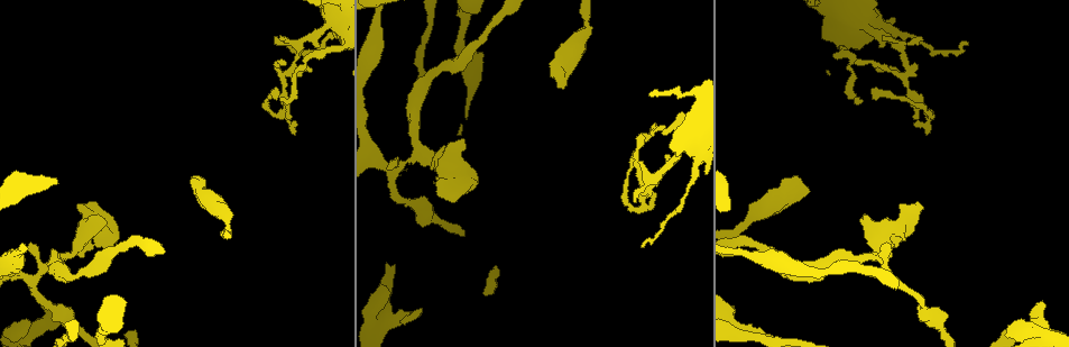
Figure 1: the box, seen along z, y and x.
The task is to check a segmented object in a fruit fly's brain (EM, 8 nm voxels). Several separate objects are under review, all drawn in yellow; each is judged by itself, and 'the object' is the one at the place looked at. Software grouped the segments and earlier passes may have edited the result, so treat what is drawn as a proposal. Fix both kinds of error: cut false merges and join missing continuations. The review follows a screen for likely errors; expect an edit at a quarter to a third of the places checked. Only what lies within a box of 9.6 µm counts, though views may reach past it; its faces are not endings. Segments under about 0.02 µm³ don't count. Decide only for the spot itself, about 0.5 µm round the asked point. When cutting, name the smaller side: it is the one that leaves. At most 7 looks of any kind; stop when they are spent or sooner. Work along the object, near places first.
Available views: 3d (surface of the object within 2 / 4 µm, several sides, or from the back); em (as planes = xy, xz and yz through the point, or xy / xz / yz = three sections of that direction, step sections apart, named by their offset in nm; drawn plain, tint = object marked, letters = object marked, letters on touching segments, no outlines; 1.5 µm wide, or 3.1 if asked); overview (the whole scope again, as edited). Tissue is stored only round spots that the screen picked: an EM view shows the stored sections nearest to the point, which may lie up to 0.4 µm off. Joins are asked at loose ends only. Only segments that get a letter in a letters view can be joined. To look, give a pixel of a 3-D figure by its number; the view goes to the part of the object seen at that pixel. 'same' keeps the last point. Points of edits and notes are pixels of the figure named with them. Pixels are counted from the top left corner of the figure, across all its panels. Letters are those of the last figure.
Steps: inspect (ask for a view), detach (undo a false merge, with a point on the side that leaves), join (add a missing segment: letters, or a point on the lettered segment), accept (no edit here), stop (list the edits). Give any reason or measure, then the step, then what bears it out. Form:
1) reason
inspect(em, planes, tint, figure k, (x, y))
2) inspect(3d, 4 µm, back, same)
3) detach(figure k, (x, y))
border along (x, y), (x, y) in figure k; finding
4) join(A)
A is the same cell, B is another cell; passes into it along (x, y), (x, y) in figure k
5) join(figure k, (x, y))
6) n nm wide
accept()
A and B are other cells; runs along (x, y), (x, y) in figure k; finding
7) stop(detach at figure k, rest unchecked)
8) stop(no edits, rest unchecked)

inspect(em, xz, step 4, tint, figure 1, (804, 192))

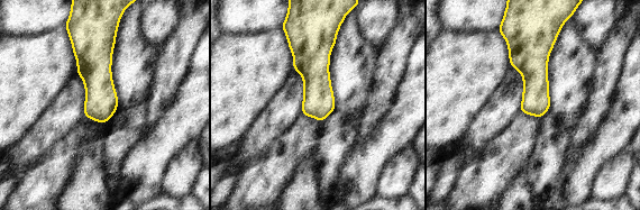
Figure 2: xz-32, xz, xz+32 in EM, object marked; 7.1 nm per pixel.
inspect(em, planes, letters, same)

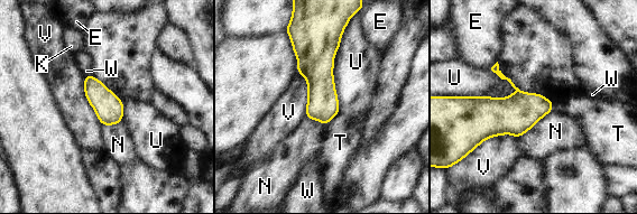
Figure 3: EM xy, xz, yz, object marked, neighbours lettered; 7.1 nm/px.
accept()
E, K, N, T, U, V and W are other cells; border along (552, 111), (543, 115), (519, 136) in figure 3; none of them fits

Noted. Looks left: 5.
long arm stops here
inspect(3d, 4 µm, back, figure 1, (644, 247))

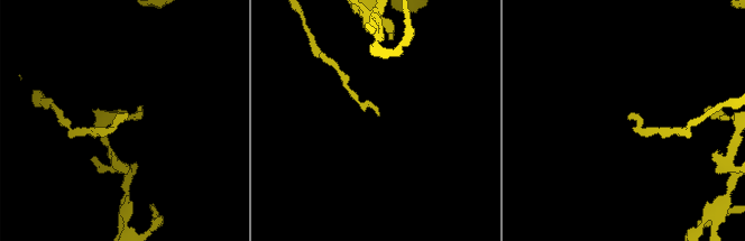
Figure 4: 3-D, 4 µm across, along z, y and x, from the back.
inspect(em, xy, step 4, plain, figure 4, (627, 119))

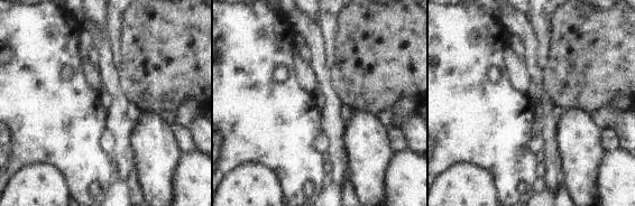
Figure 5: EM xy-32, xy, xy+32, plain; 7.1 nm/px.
see the neighbours
inspect(em, xy, step 4, letters, same)

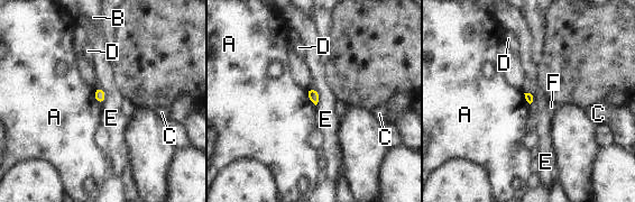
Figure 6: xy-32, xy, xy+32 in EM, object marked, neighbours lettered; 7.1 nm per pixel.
accept()
A, B, C, D, E and F are other cells; border along (94, 86), (94, 99), (101, 104) in figure 6; none of them fits

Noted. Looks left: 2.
three arms meet
inspect(em, yz, step 8, letters, figure 1, (29, 278))

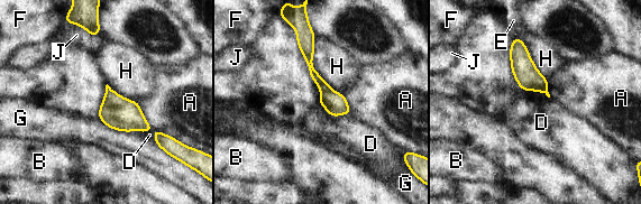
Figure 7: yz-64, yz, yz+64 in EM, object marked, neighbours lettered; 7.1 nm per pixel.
inspect(em, planes, letters, same)

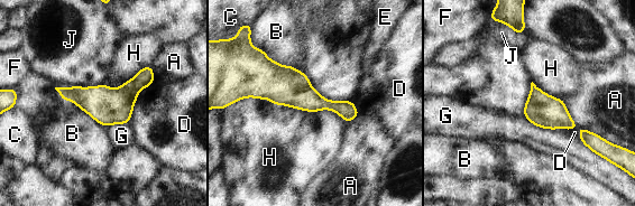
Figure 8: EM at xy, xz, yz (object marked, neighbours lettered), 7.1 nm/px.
detach(figure 8, (107, 105))
A, B, C, D, E, F, G, H and J are other cells; the part that leaves runs along (249, 93), (295, 91), (355, 112) in figure 8; two neurons meet here

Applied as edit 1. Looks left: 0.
stop(detach at figure 8, rest unchecked)

